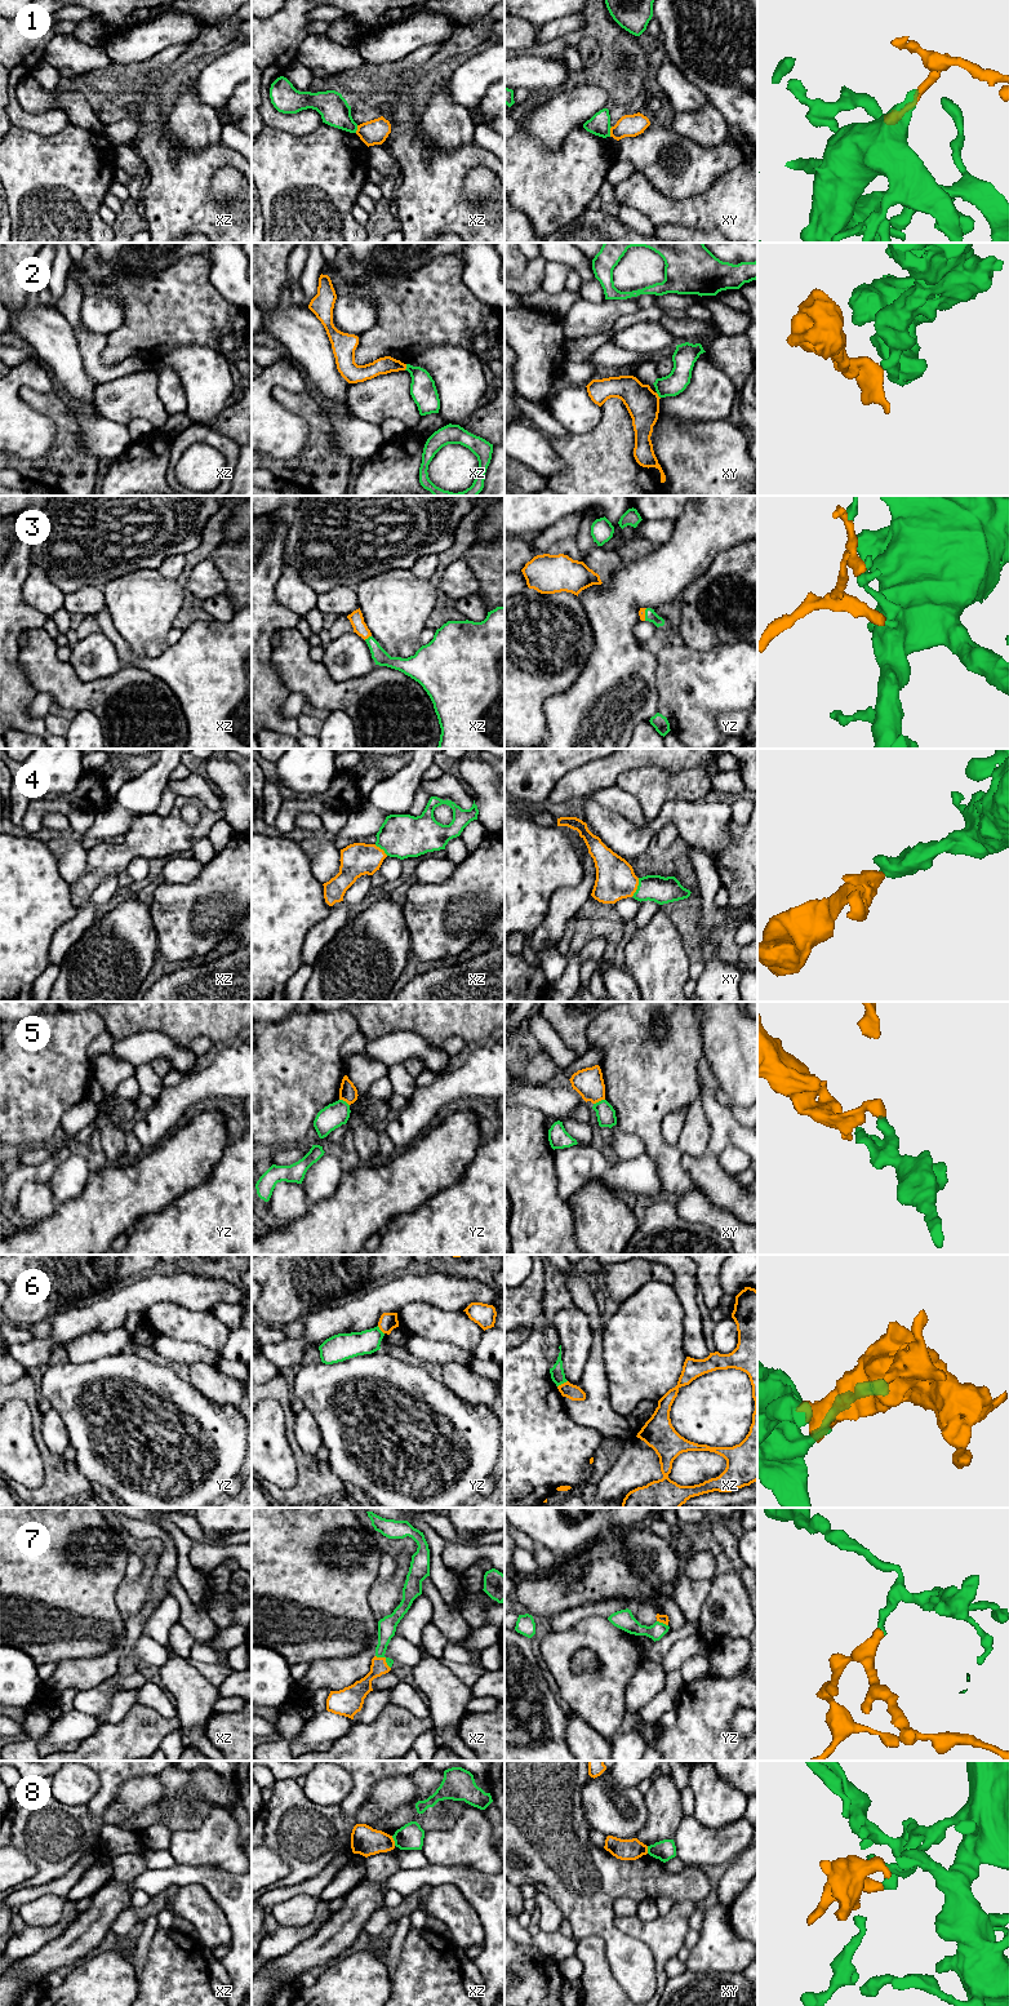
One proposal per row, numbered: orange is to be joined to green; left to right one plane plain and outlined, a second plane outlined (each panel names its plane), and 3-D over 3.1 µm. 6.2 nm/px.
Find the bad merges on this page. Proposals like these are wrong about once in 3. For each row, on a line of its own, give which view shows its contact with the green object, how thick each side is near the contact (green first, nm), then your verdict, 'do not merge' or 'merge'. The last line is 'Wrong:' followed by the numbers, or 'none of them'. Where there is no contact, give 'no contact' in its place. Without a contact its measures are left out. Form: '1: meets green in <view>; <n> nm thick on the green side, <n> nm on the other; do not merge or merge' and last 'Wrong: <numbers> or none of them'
1: meets green in xy; 140 nm thick on the green side, 140 nm on the other; do not merge
2: meets green in xz; 160 nm thick on the green side, 110 nm on the other; do not merge
3: meets green in xz; 100 nm thick on the green side, 90 nm on the other; merge
4: meets green in xy; 170 nm thick on the green side, 240 nm on the other; merge
5: meets green in xy; 120 nm thick on the green side, 180 nm on the other; do not merge
6: meets green in xz; 90 nm thick on the green side, 90 nm on the other; do not merge
7: meets green in xz; 110 nm thick on the green side, 110 nm on the other; do not merge
8: meets green in xz; 160 nm thick on the green side, 180 nm on the other; do not merge
Wrong: 1, 2, 5, 6, 7, 8

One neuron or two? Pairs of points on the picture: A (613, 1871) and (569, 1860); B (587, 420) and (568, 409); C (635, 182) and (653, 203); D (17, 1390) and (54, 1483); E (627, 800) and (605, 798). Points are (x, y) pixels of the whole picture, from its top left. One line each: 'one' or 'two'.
A: one
B: one
C: one
D: one
E: one

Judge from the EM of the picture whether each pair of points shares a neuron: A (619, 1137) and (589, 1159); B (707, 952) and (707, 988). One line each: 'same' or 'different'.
A: different
B: same

